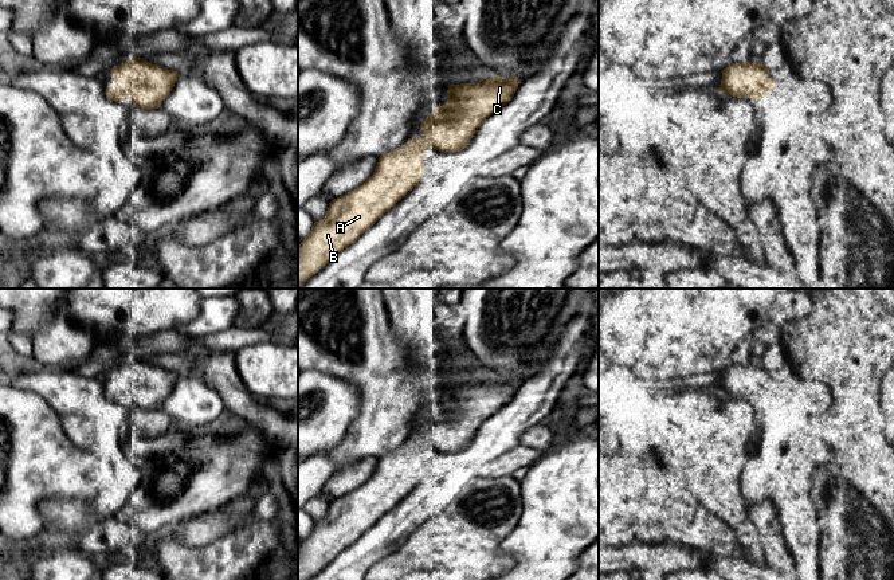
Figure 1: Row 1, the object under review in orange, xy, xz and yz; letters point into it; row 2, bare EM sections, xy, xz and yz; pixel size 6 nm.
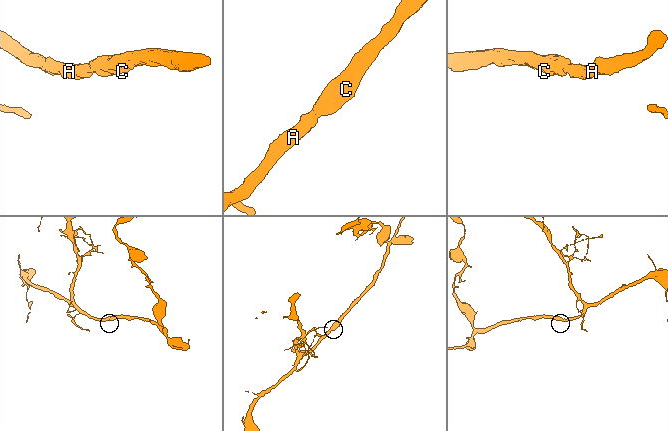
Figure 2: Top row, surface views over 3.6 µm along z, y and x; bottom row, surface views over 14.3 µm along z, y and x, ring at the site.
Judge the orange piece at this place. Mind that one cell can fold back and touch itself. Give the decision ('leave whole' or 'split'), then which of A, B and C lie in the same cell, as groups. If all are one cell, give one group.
leave whole; groups A B C

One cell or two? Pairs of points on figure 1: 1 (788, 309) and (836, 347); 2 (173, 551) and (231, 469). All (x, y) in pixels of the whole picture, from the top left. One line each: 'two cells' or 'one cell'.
1: two cells
2: two cells

